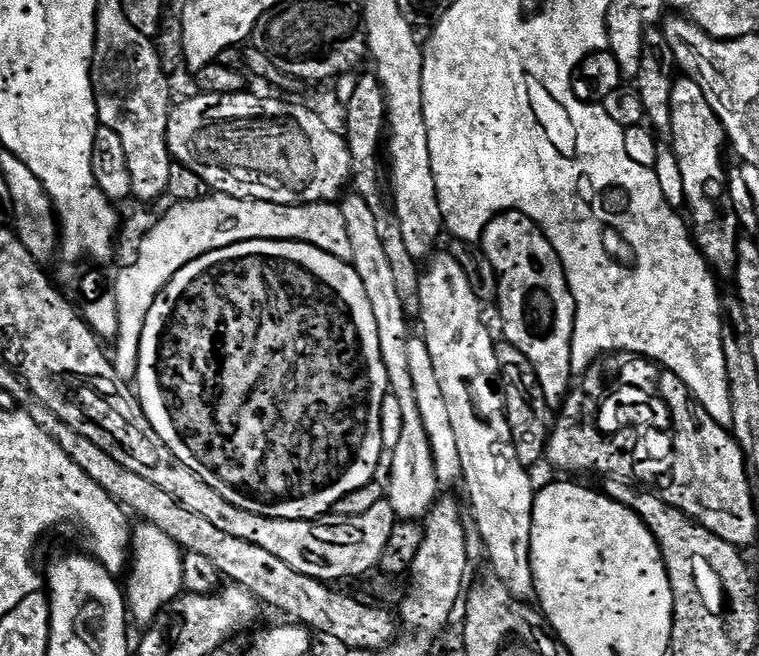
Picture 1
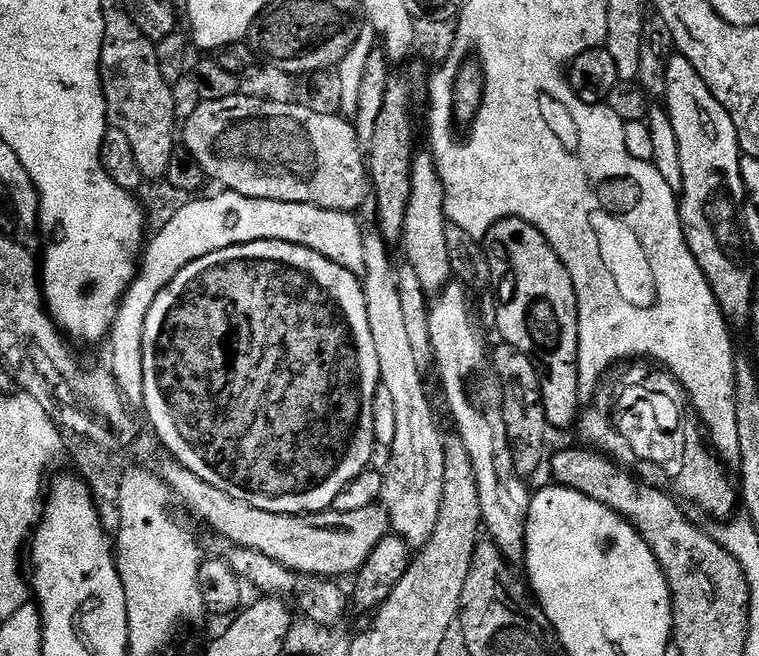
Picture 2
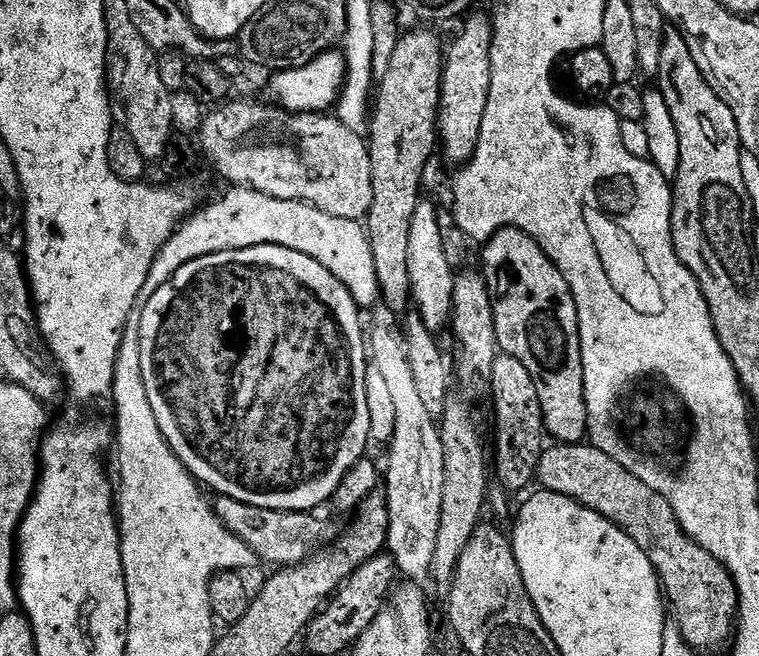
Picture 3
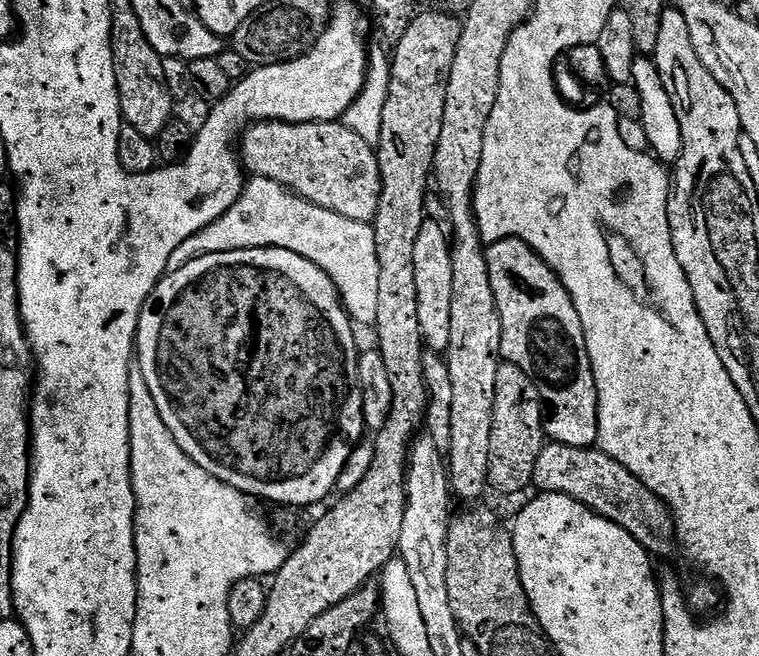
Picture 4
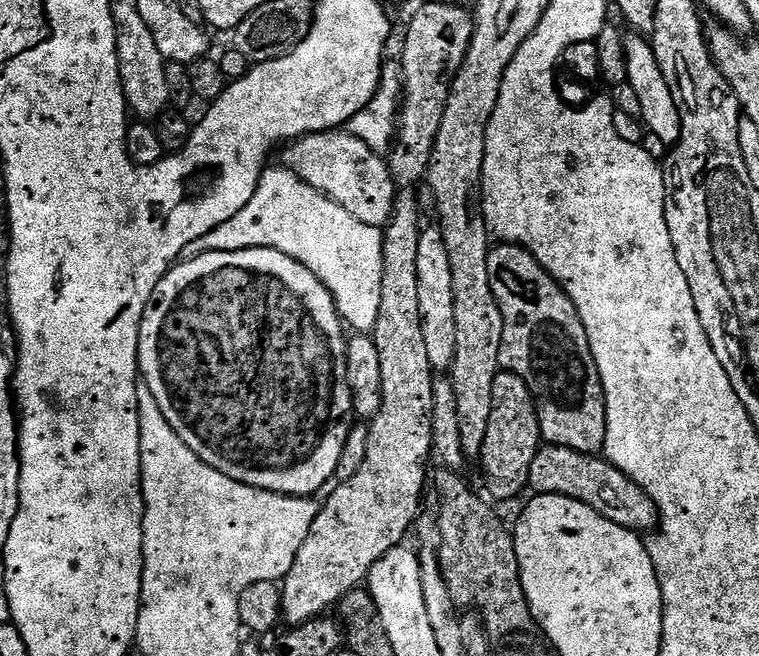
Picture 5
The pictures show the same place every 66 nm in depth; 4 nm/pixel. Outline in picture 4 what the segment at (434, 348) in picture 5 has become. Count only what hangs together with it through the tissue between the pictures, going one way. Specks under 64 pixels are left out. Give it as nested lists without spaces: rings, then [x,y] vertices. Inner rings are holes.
[[[425,219],[424,225],[418,230],[418,242],[414,245],[414,286],[418,286],[418,326],[422,326],[422,338],[427,351],[438,352],[441,354],[447,353],[450,346],[450,305],[454,298],[454,262],[452,261],[452,245],[450,239],[442,234],[441,227],[437,223]]]

